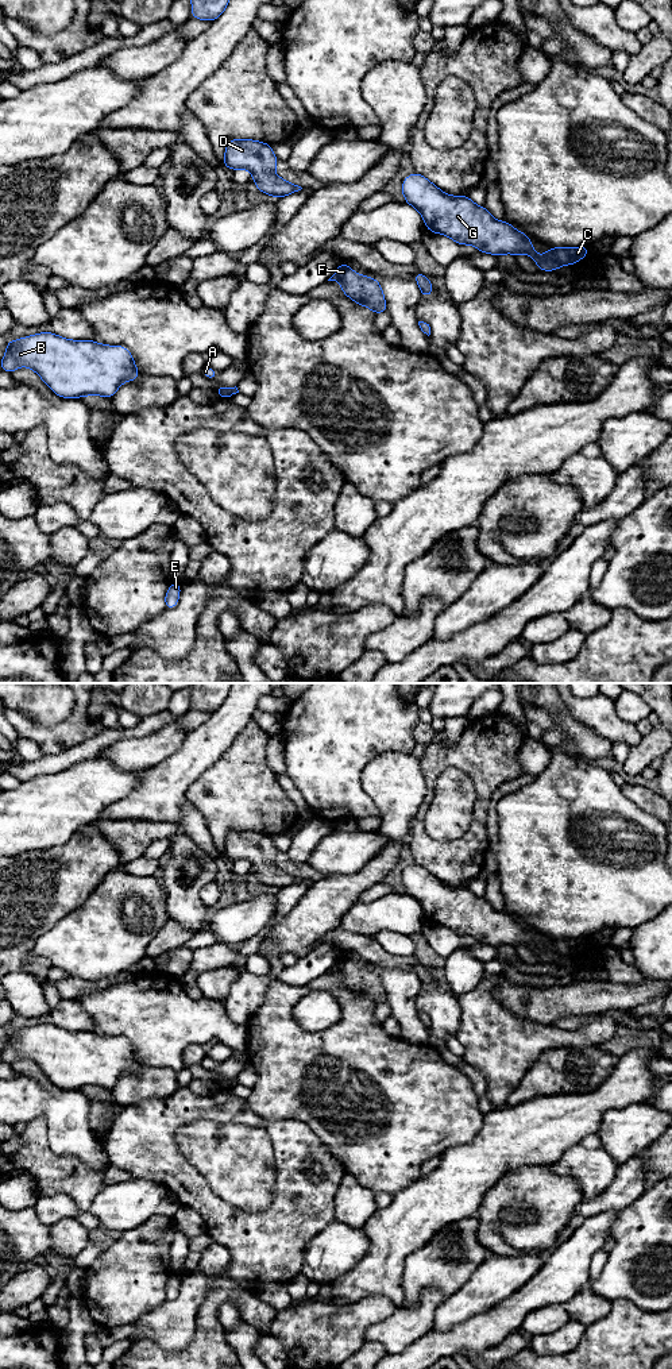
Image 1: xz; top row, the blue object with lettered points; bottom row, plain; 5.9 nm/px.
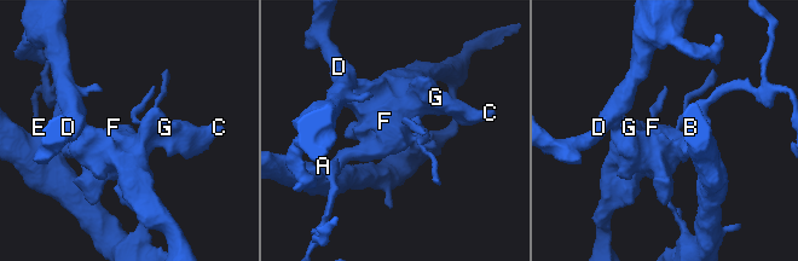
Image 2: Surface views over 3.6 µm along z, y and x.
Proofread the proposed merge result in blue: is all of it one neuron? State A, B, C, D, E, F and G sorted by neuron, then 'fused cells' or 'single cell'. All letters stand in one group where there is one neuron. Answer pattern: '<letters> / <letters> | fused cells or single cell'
A B E / C D F G | fused cells

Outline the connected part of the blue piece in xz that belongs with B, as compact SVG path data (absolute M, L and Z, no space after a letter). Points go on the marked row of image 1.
M39 332L18 340L8 340L0 367L13 373L18 367L32 369L43 382L62 398L81 398L84 396L103 396L112 398L121 383L136 381L136 369L131 351L121 346L107 346L94 340L69 340L53 332Z

